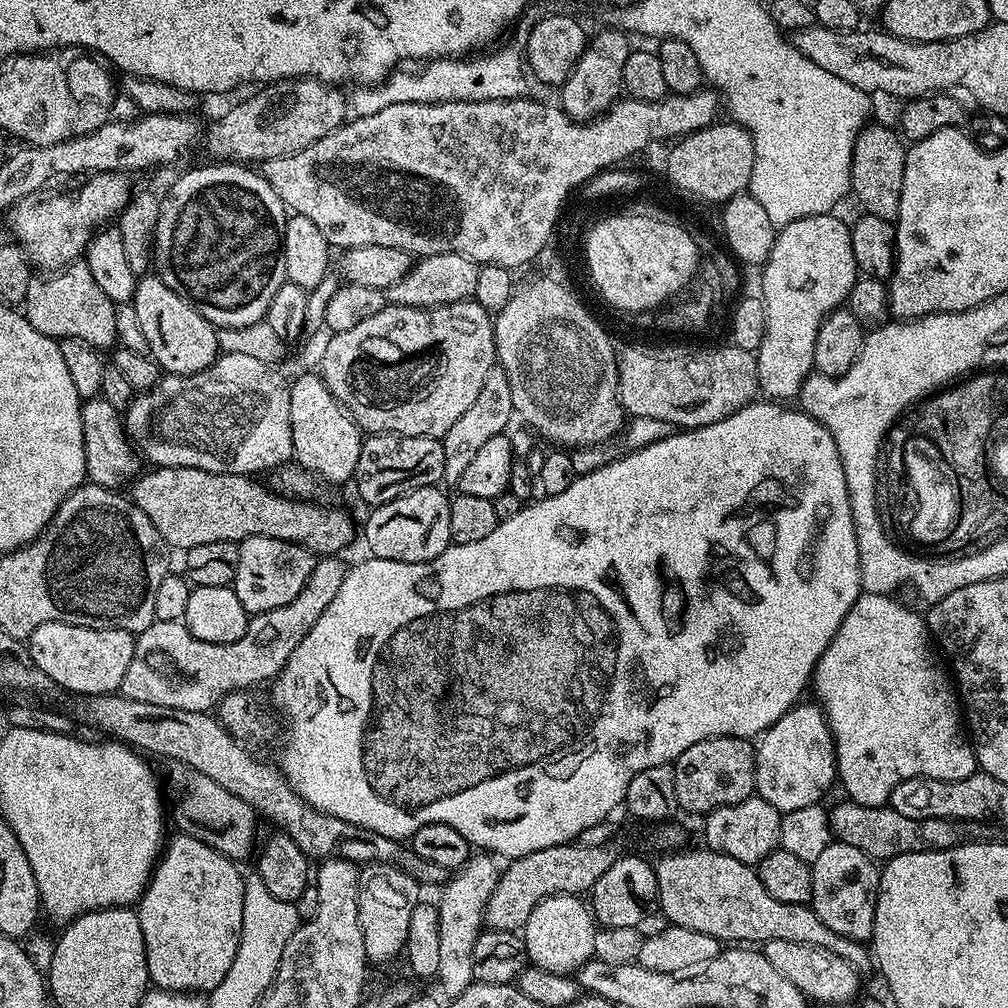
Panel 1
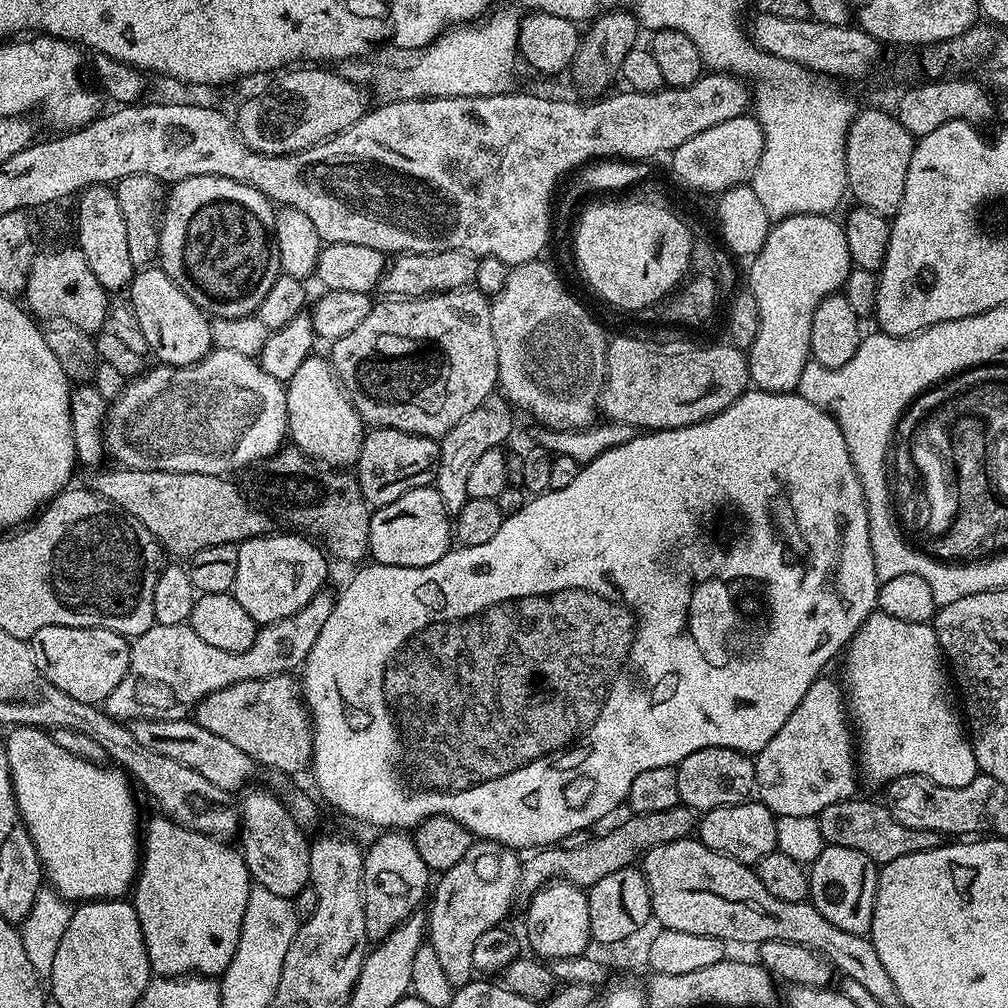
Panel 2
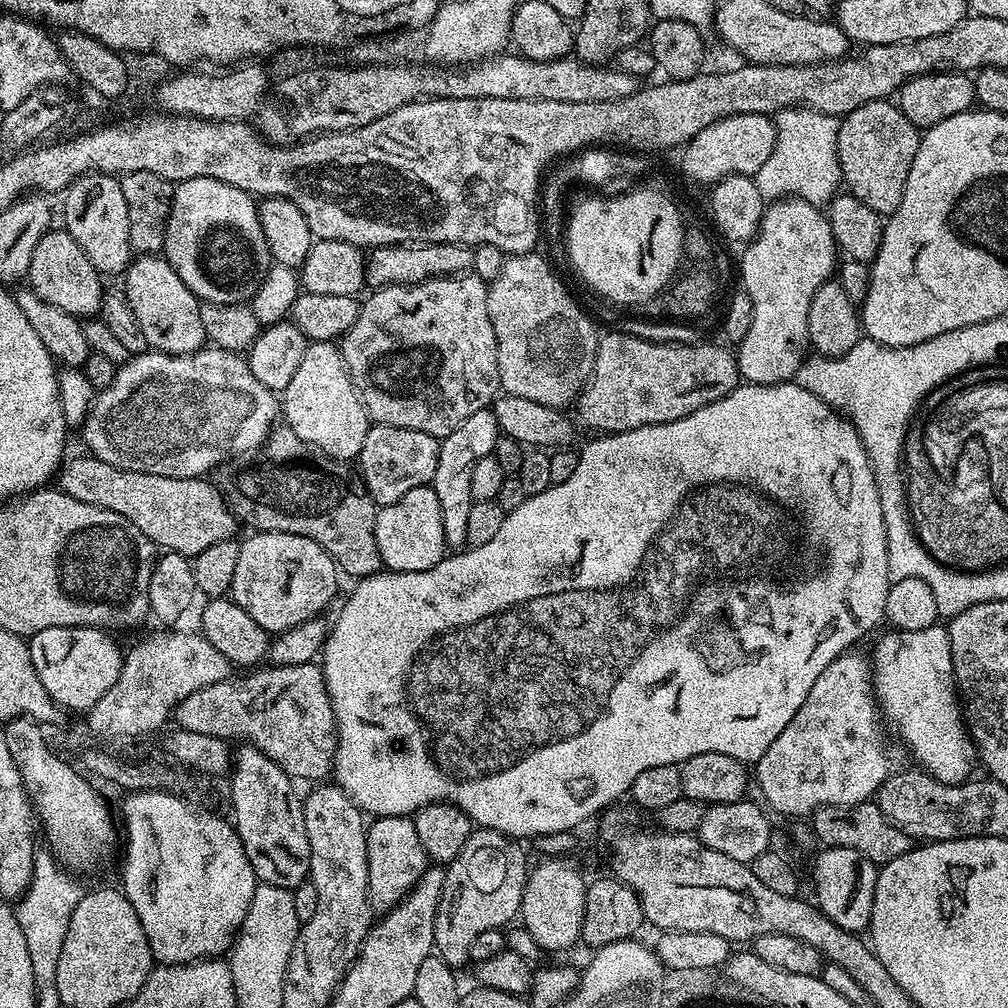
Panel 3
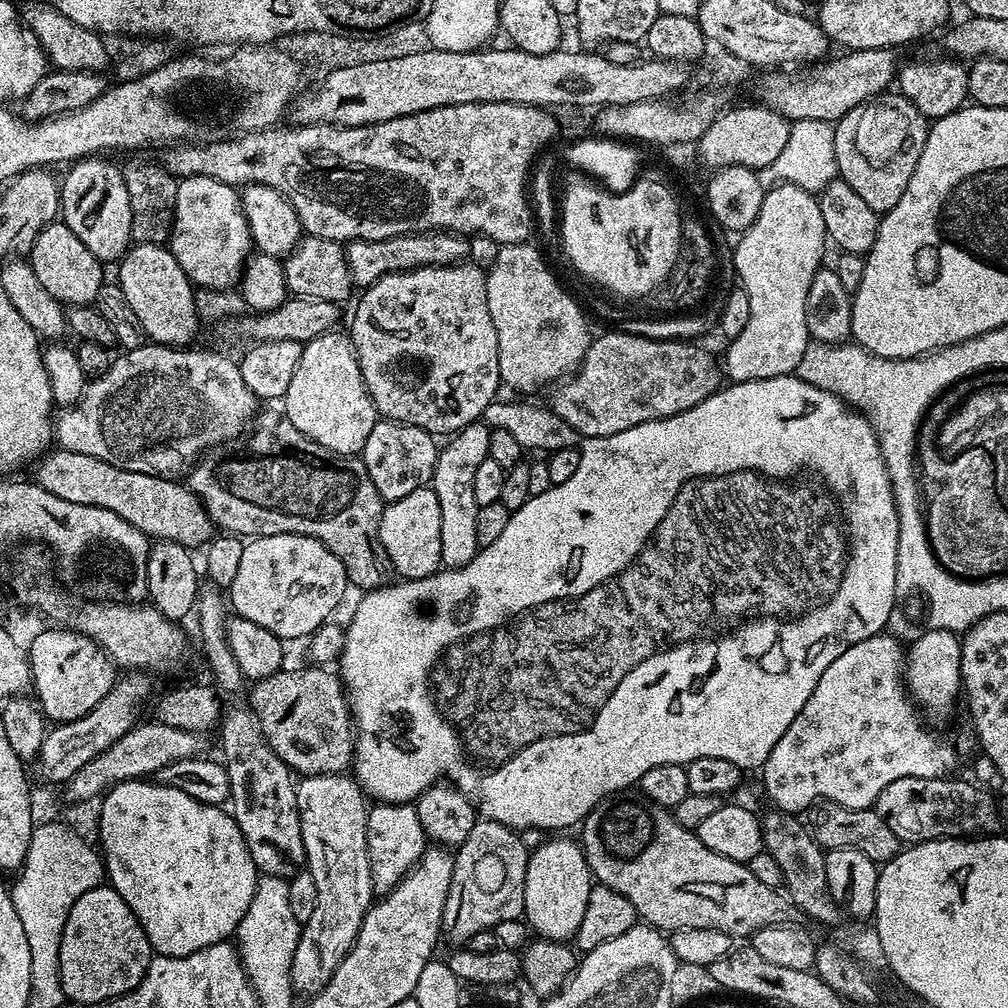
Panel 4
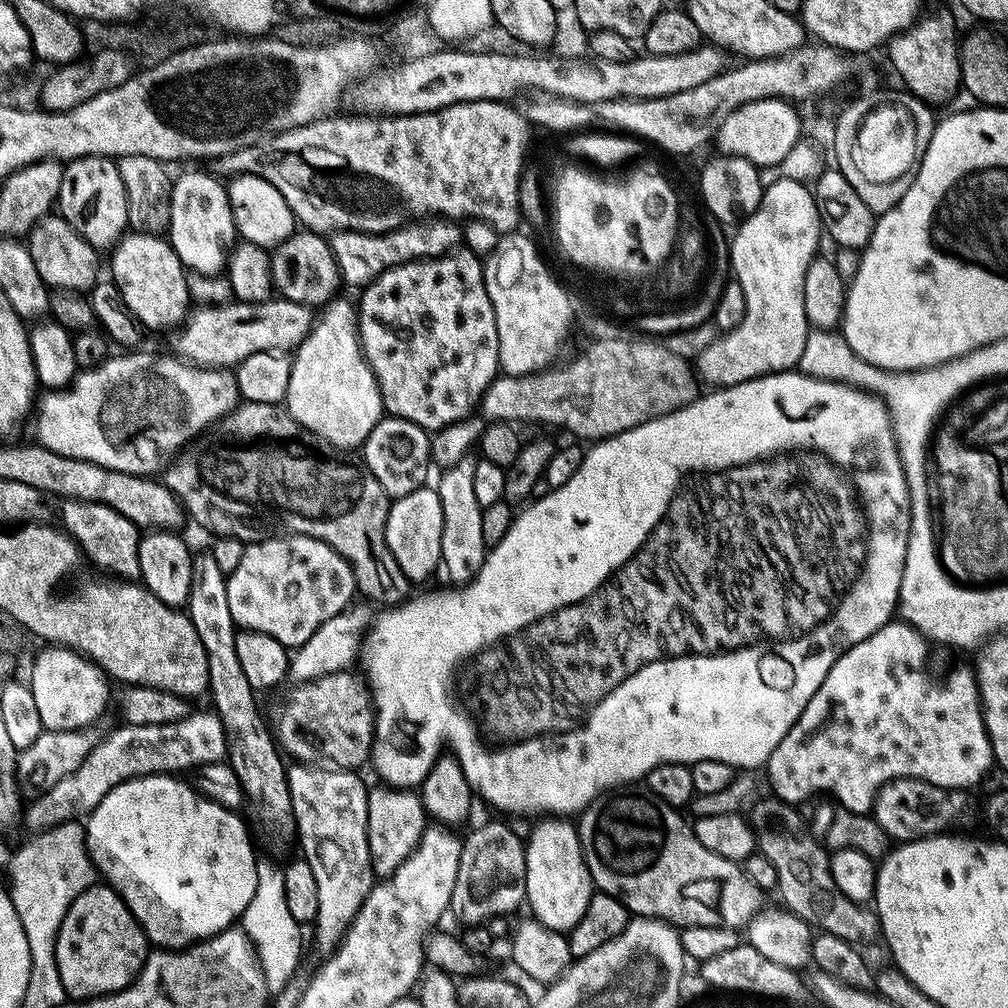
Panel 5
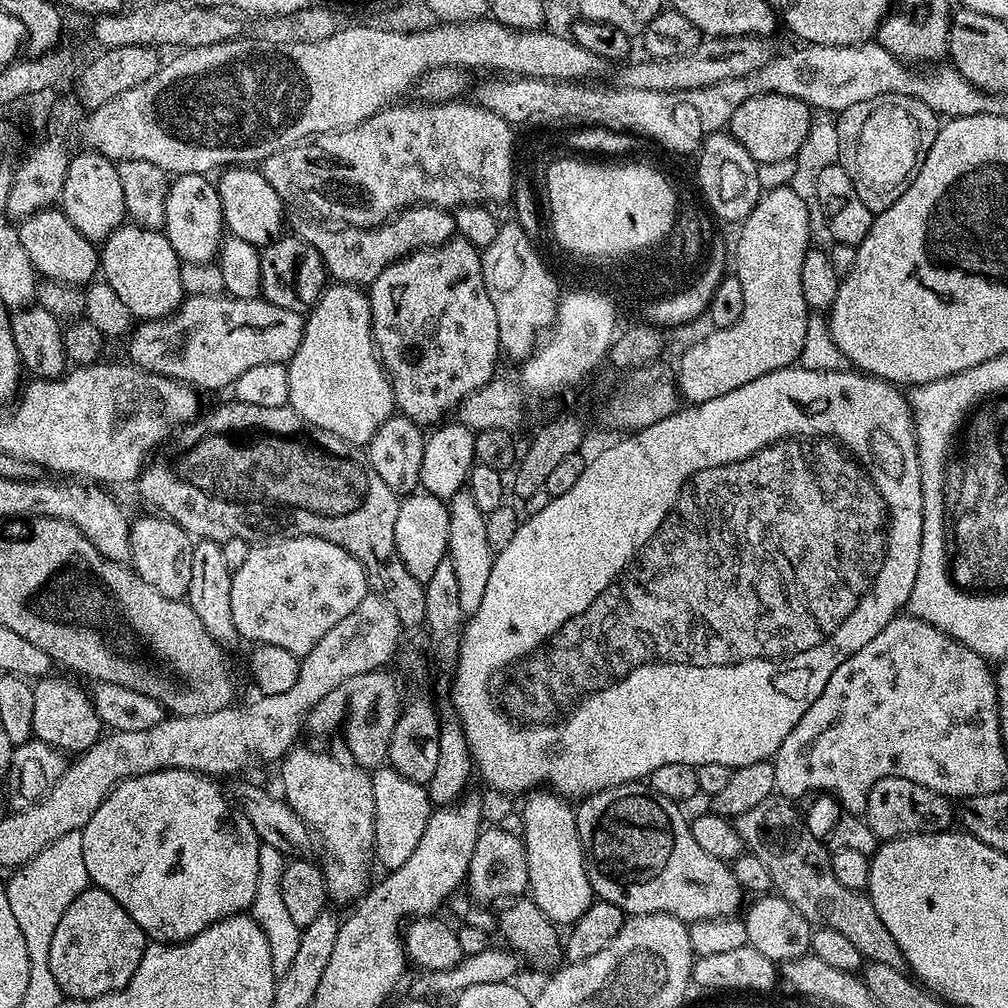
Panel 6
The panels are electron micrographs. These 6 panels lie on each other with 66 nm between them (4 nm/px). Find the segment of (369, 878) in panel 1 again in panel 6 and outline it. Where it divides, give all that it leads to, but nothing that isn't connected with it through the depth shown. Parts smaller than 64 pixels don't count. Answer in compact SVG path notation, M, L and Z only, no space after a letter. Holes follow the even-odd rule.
M381 766L371 773L374 790L374 860L384 870L402 866L410 854L414 854L414 846L418 846L418 838L426 830L426 822L434 811L432 799L428 797L427 787L419 784L419 779L403 776L391 766Z

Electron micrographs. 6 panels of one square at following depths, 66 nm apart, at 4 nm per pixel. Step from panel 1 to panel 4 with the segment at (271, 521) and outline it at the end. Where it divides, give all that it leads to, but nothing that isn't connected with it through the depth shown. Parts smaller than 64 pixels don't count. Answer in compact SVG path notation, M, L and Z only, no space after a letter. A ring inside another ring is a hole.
M61 447L45 452L35 461L34 468L35 483L40 484L42 490L50 490L50 494L78 502L78 506L102 506L106 510L114 510L118 518L130 522L153 541L193 546L203 545L213 535L214 525L208 511L187 483L179 479L122 470L110 462L102 462L102 458Z

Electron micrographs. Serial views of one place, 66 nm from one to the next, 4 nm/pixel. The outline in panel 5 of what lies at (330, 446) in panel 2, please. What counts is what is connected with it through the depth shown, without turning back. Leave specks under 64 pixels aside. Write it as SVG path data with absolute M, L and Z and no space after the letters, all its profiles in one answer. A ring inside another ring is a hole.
M333 298L323 305L321 314L308 331L308 337L300 343L291 357L289 390L286 397L288 413L300 425L339 448L356 450L363 445L365 438L378 426L386 413L382 394L378 390L378 382L366 362L364 352L360 348L358 335L358 308L355 303L348 300Z

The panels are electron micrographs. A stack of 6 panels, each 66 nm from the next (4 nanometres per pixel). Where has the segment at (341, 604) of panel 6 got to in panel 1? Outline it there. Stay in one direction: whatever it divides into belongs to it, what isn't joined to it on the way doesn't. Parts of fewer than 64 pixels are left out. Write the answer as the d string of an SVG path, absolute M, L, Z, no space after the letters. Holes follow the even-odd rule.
M255 536L239 541L239 545L238 574L234 587L238 602L242 602L242 606L250 614L278 610L278 606L294 602L302 586L306 586L317 562L317 557L307 548L278 538Z

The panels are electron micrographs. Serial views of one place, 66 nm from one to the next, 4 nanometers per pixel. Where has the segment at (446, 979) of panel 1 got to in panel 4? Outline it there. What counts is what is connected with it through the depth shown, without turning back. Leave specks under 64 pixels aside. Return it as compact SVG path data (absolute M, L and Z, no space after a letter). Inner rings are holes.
M477 819L474 830L470 830L470 838L462 842L454 852L454 874L450 882L450 894L446 894L446 906L442 914L442 932L453 940L453 945L467 945L470 938L479 932L492 930L496 924L507 919L521 919L524 911L524 887L526 886L526 870L530 851L520 841L513 829L507 828L497 820Z

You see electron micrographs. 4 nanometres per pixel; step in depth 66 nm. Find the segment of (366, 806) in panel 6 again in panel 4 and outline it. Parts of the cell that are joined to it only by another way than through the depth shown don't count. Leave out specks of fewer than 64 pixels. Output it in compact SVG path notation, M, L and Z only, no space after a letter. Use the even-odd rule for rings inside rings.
M328 772L324 776L303 777L296 785L296 797L298 798L298 818L302 826L306 871L316 883L318 903L310 922L303 924L300 930L292 963L292 986L297 993L315 994L330 980L334 970L342 962L342 958L346 958L346 954L352 948L352 943L358 938L362 918L366 918L368 909L374 903L370 862L366 850L368 808L364 789L356 783L355 779L351 775L335 772Z

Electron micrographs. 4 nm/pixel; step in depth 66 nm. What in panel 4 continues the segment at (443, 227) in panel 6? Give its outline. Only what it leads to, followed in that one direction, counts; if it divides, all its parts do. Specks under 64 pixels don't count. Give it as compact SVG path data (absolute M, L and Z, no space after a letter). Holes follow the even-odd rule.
M411 232L409 236L395 236L385 240L349 240L344 253L350 266L352 283L363 290L383 276L395 272L409 272L426 266L446 266L467 261L468 243L459 232Z

